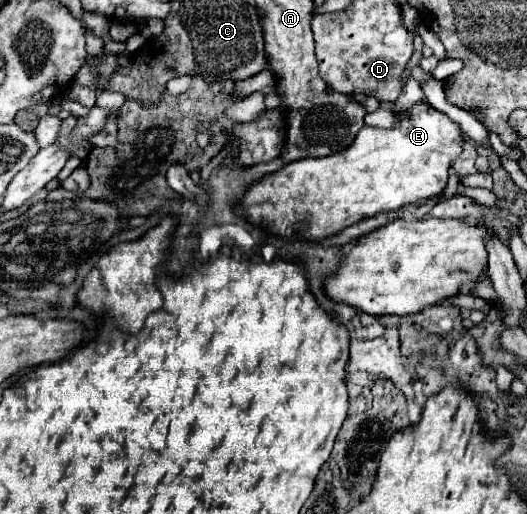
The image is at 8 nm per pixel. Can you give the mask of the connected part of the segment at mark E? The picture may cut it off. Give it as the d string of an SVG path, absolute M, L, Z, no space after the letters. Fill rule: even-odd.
M425 100L413 104L409 112L399 112L399 118L393 128L361 128L355 140L341 152L325 156L325 158L303 158L289 162L279 172L265 176L261 182L253 184L239 208L239 214L253 224L262 224L275 235L284 237L287 226L291 222L303 222L299 226L301 234L307 238L329 238L339 234L341 230L367 220L381 212L399 210L405 204L413 204L425 198L439 196L449 178L449 170L453 162L463 152L463 132L457 122L453 122L447 114L435 110Z

